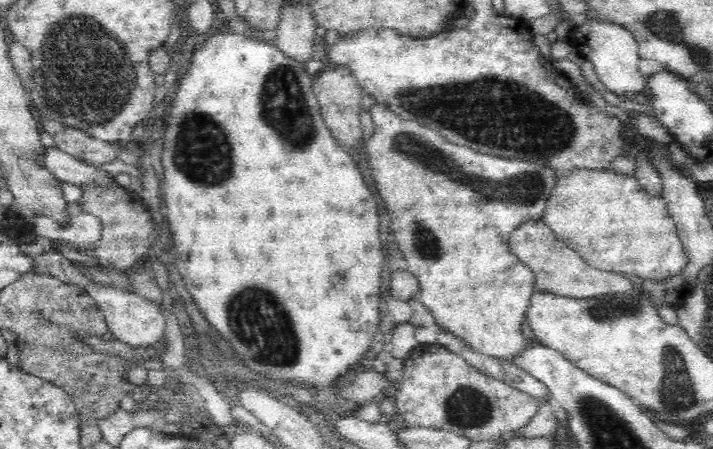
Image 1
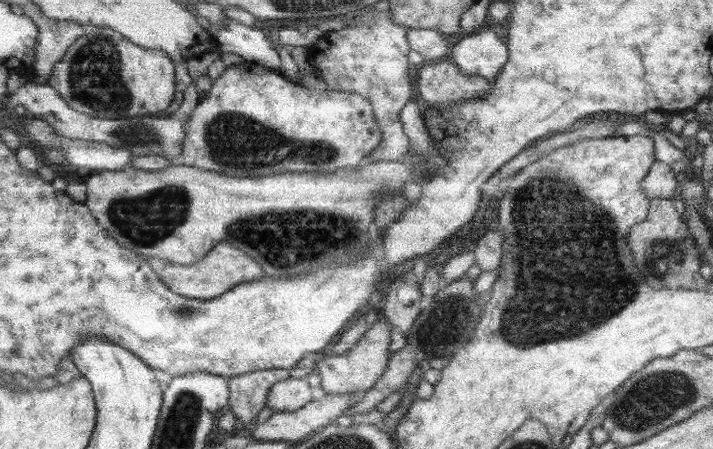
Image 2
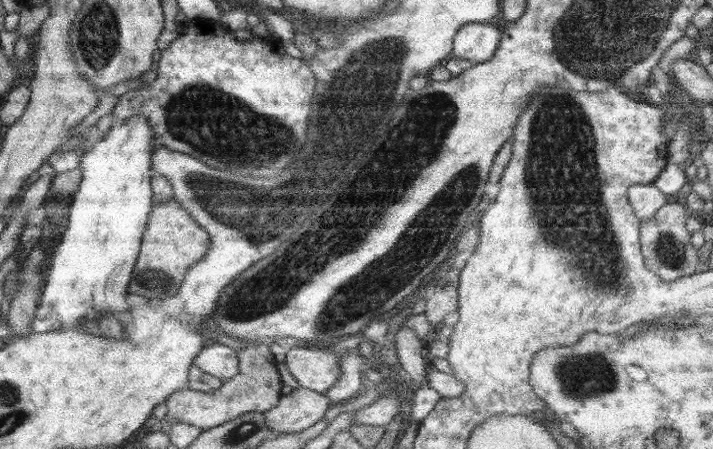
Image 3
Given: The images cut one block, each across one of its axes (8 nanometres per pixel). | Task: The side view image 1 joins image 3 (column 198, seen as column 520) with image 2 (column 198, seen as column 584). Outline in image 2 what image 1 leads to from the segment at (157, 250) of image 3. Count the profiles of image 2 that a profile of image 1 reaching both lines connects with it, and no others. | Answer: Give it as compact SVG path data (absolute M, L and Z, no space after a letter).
M220 242L198 262L194 264L170 262L170 265L158 276L169 289L172 289L172 292L176 292L180 296L207 300L224 295L224 292L228 292L230 288L237 284L254 282L262 279L265 275L260 265L251 256L244 254L238 248L232 248L230 244Z

